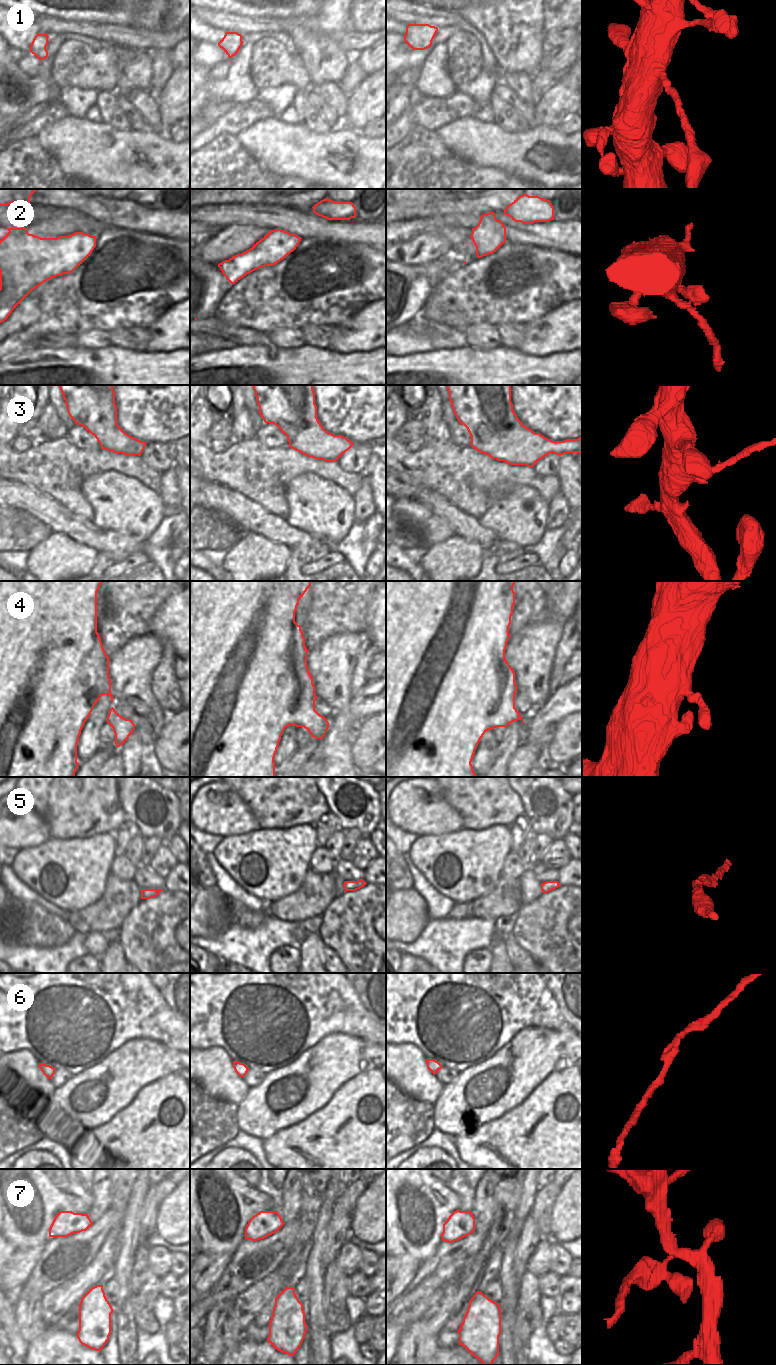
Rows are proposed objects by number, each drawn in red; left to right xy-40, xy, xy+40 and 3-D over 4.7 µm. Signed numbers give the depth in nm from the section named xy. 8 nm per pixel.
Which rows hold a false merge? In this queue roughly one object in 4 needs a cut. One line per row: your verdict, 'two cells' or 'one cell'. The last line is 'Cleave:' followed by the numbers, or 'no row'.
1: one cell
2: one cell
3: two cells
4: one cell
5: one cell
6: one cell
7: one cell
Cleave: 3

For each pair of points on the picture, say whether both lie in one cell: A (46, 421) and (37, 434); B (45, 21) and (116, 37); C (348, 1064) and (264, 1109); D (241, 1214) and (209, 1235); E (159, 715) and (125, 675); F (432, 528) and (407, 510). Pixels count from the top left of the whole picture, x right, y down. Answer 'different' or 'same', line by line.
A: different
B: same
C: same
D: same
E: same
F: same

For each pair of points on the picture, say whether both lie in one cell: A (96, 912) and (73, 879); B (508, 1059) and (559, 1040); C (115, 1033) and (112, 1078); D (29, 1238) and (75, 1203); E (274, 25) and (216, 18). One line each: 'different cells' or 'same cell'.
A: different cells
B: same cell
C: different cells
D: same cell
E: same cell

